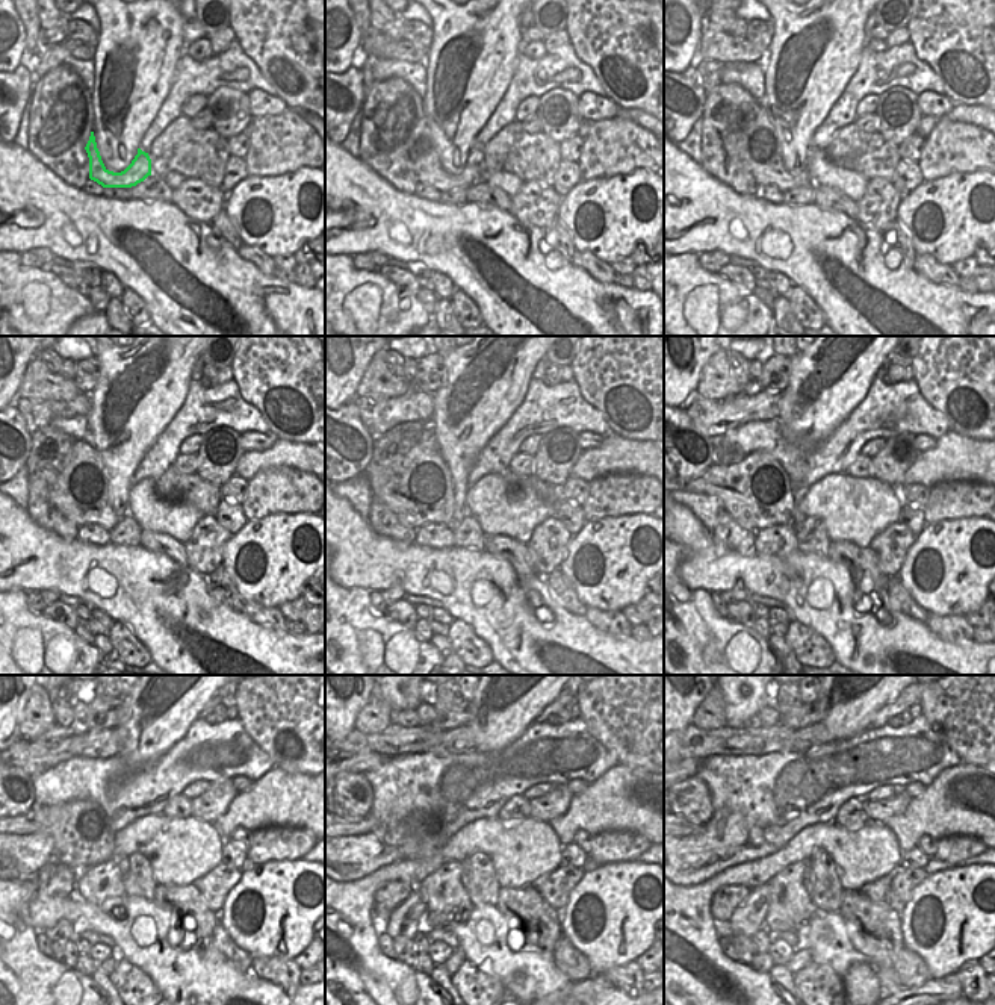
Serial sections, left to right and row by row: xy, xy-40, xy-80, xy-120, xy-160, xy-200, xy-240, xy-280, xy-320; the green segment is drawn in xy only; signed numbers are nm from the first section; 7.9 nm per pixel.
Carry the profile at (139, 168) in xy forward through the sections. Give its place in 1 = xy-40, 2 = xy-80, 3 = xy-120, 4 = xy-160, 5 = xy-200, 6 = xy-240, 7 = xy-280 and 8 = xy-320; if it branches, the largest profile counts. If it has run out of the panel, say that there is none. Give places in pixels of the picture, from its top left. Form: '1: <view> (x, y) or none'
1: xy-40 (421, 146)
2: xy-80 (759, 144)
3: xy-120 (80, 491)
4: xy-160 (418, 488)
5: xy-200 (756, 491)
6: xy-240 (82, 837)
7: xy-280 (418, 836)
8: xy-320 (694, 828)

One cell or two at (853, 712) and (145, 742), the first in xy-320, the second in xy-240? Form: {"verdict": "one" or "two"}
{"verdict": "one"}

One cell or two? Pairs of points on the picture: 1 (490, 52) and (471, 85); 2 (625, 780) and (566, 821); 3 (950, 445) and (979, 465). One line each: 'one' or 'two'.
1: one
2: one
3: one

